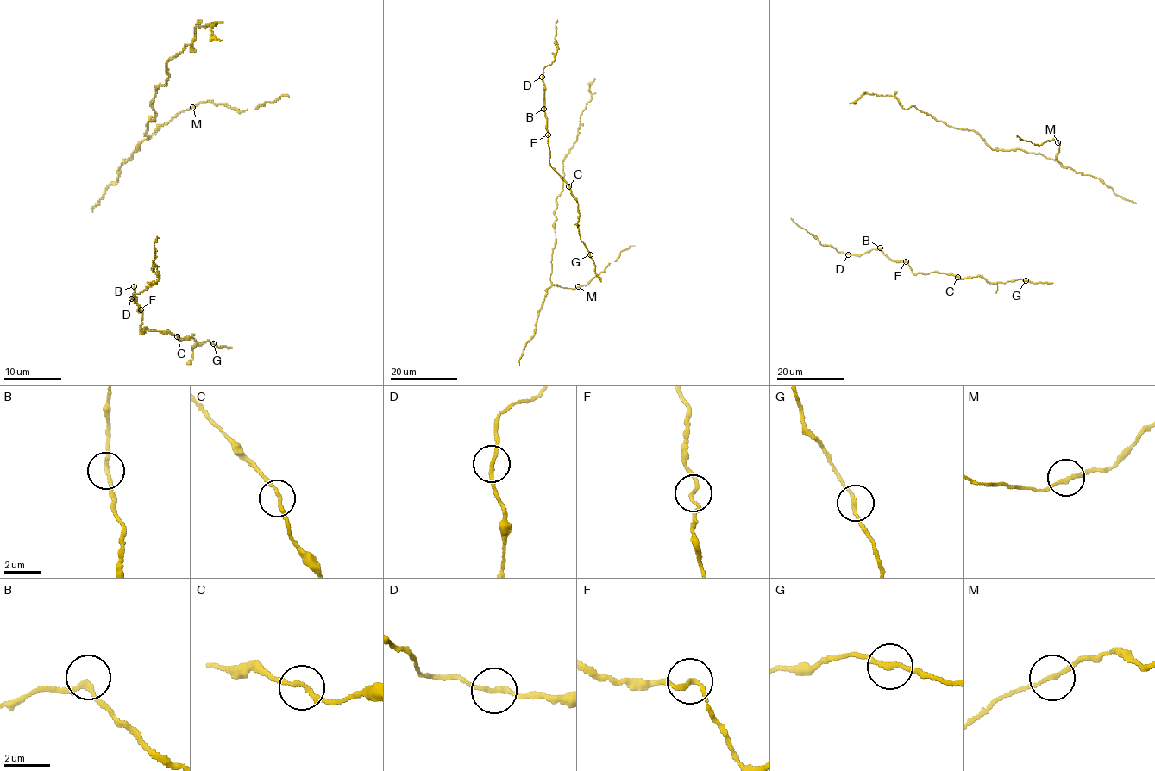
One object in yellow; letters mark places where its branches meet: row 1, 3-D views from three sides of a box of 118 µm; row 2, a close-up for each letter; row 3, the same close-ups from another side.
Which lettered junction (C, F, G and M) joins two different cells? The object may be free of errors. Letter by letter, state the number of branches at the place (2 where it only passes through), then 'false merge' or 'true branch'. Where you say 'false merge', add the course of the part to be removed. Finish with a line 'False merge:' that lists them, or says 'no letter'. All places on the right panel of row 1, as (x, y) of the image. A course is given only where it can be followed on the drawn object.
C: branches 2; true branch
F: branches 2; true branch
G: branches 2; true branch
M: branches 2; true branch
False merge: no letter

